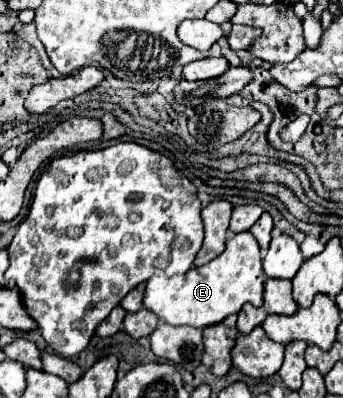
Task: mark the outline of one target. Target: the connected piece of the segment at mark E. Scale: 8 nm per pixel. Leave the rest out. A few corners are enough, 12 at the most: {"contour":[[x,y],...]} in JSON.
{"contour":[[251,232],[183,276],[153,276],[145,308],[205,328],[263,304]]}

